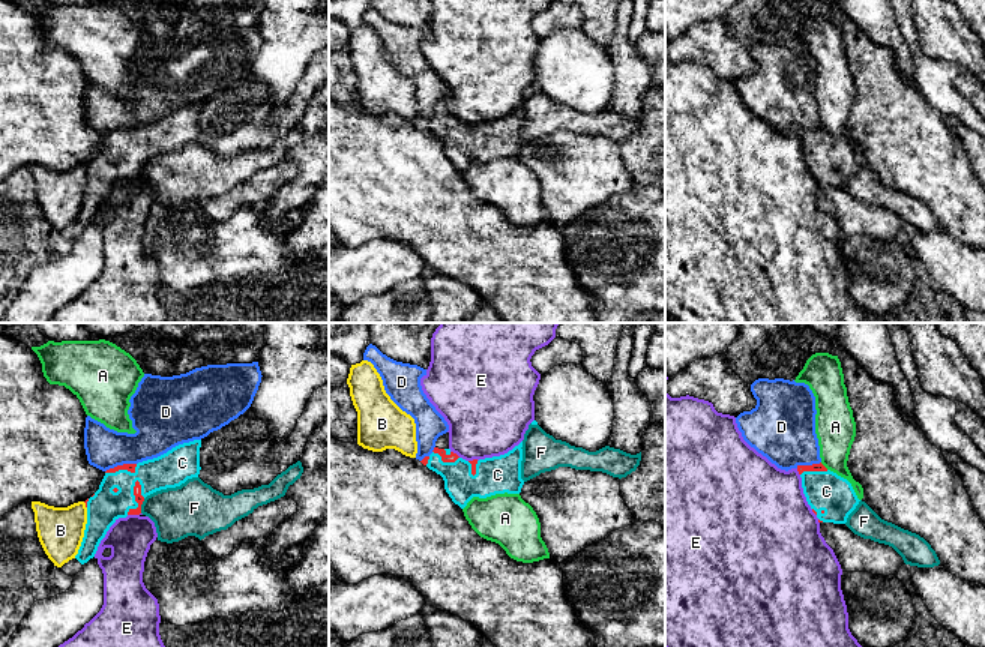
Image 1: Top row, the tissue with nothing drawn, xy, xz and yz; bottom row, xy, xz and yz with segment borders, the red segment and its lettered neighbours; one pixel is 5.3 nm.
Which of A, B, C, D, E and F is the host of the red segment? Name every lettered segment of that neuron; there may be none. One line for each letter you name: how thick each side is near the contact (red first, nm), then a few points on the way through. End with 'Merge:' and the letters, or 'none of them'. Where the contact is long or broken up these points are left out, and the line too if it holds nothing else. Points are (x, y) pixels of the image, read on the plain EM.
C: calibres 50 and 190 nm
Merge: C

